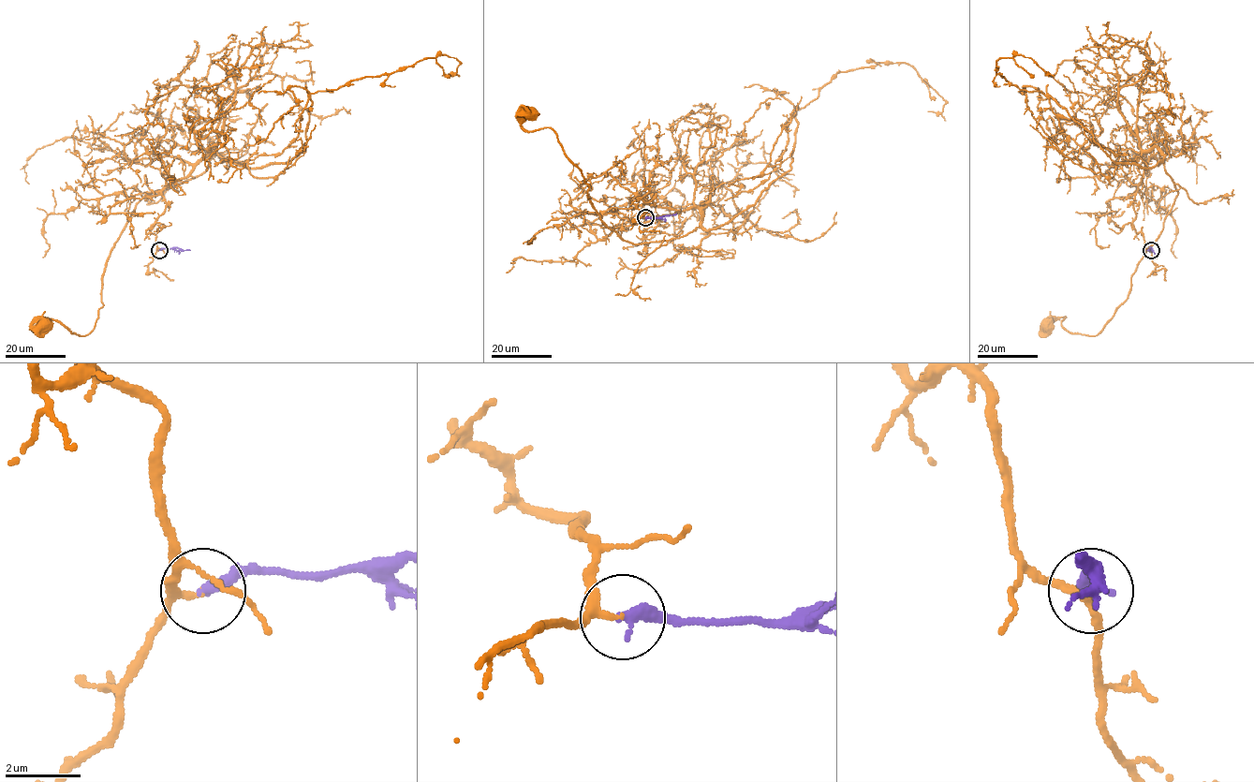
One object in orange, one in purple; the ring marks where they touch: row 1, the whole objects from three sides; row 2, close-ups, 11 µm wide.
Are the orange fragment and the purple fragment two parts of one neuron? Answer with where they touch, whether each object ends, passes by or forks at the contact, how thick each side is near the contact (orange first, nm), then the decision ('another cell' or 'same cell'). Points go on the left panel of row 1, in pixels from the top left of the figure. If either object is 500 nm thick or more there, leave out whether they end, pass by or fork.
place (159, 250); orange passes by; purple ends; calibres 150 and 360 nm; same cell

